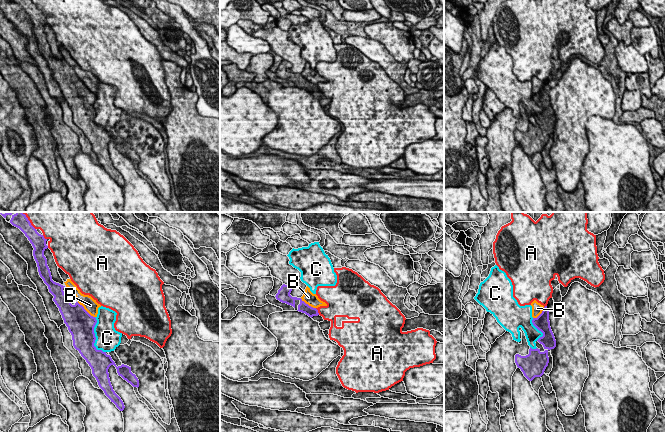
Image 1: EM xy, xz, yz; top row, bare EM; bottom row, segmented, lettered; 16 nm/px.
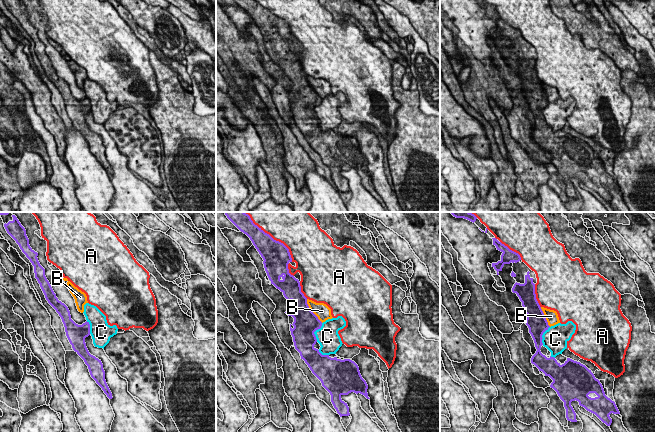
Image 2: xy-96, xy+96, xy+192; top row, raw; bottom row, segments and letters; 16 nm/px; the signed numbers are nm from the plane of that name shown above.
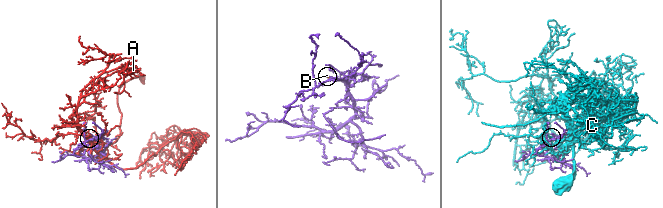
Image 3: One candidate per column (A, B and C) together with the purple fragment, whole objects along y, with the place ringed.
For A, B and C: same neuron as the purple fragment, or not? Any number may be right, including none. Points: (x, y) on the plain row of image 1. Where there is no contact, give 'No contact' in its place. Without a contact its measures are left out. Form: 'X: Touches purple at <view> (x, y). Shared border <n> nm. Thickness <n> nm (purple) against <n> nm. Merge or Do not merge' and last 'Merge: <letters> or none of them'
A: Touches purple at xz (317, 87). Shared border 130 nm. Thickness 160 nm (purple) against 240 nm. Do not merge
B: Touches purple at xy (85, 86). Shared border 380 nm. Thickness 440 nm (purple) against 220 nm. Do not merge
C: Touches purple at xy (95, 113). Shared border 600 nm. Thickness 380 nm (purple) against 380 nm. Do not merge
Merge: none of them

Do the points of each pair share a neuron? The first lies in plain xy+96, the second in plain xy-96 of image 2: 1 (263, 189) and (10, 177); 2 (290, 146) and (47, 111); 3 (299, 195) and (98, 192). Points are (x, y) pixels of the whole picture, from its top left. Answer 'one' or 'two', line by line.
1: two
2: one
3: two

